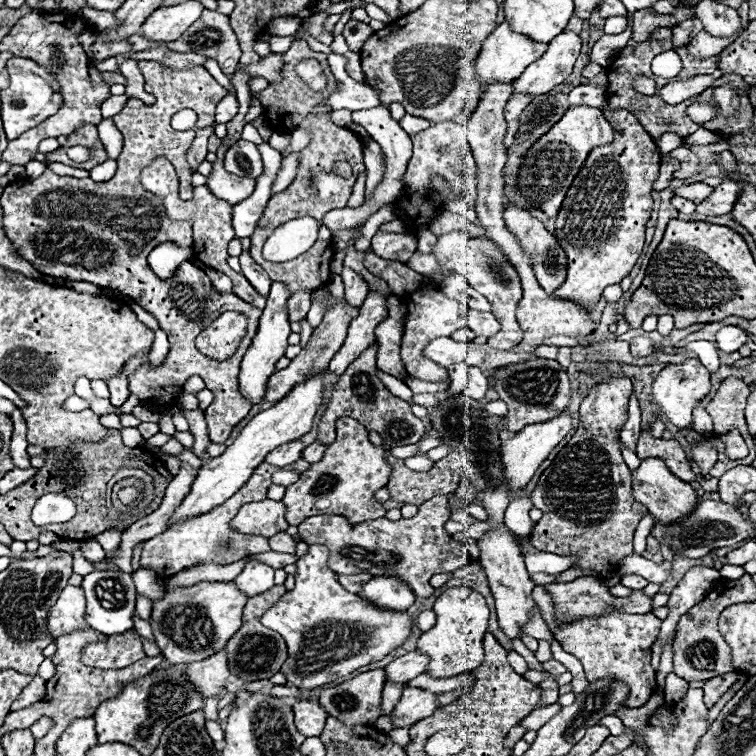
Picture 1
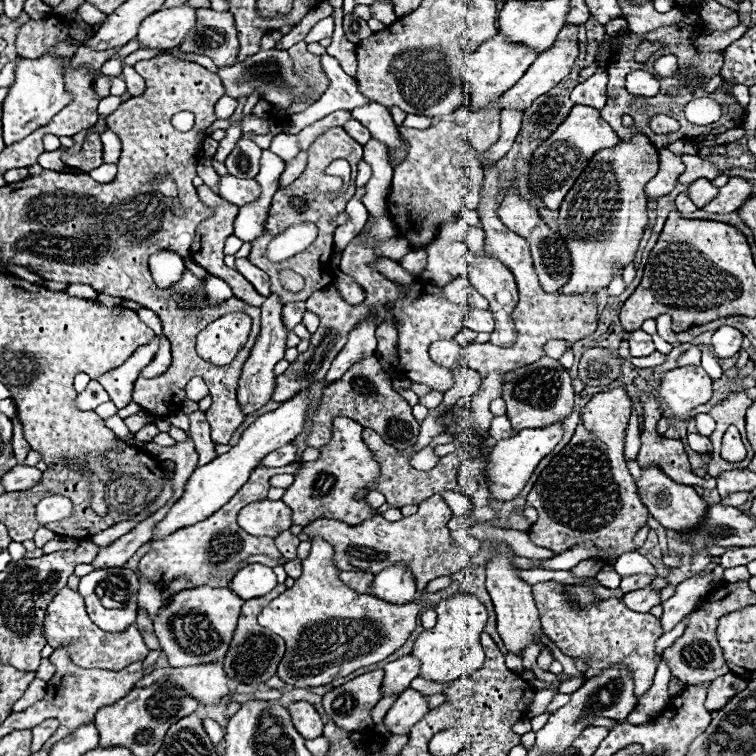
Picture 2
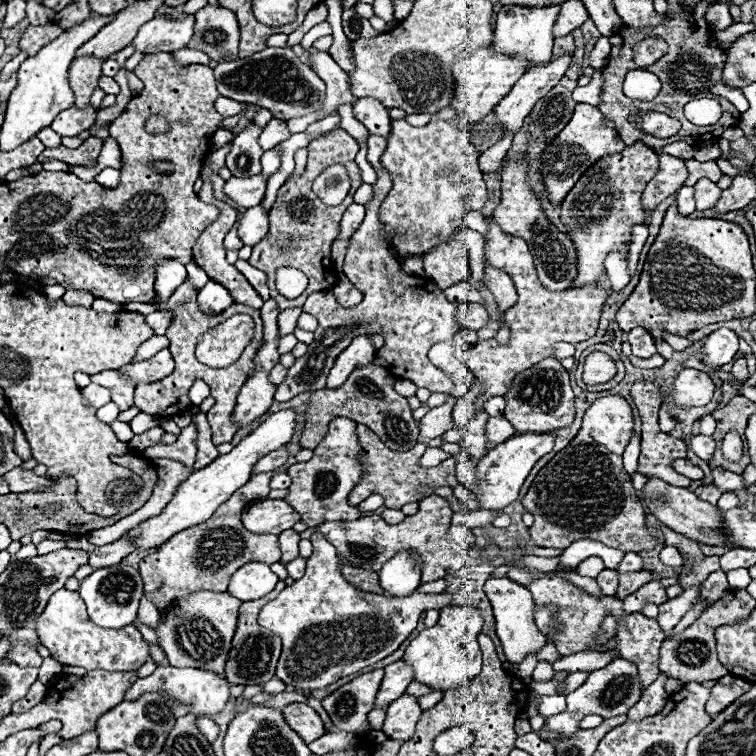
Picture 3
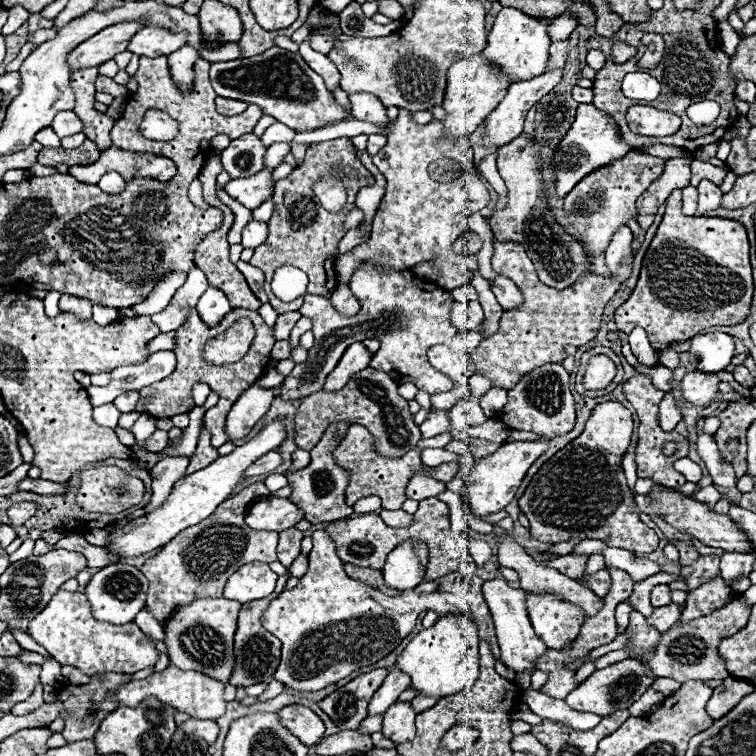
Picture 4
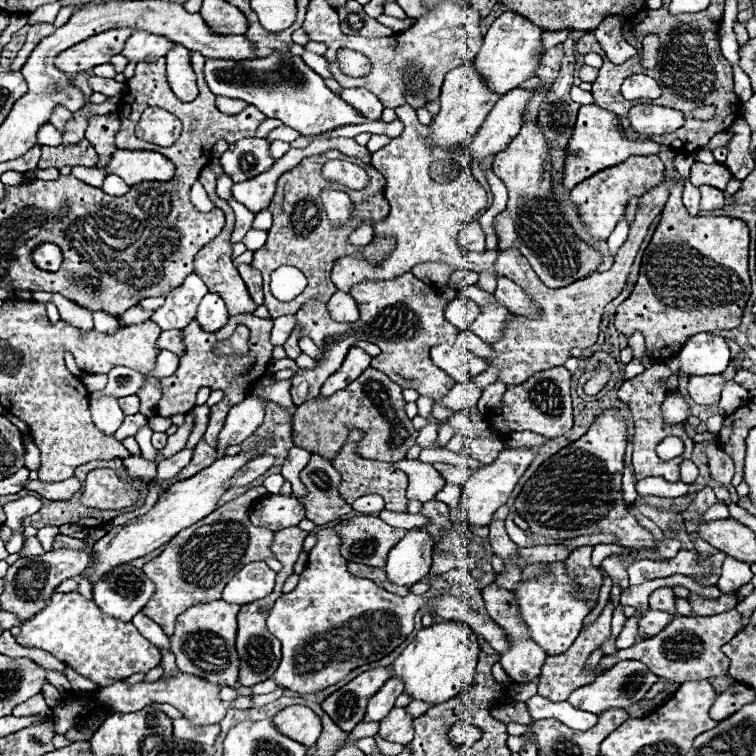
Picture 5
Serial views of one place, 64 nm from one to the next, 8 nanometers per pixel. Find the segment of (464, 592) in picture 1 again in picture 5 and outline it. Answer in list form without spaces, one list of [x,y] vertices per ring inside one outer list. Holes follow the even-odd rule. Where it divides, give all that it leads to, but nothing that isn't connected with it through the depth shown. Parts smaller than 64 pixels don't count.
[[[440,622],[440,630],[424,628],[406,646],[406,650],[392,662],[392,676],[404,680],[404,692],[422,702],[440,704],[454,698],[464,686],[470,686],[476,674],[480,644],[474,632],[456,622]]]

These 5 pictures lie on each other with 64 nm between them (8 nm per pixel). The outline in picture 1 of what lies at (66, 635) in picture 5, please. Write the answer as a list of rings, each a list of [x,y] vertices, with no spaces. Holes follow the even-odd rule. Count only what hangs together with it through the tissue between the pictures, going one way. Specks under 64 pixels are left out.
[[[66,586],[48,614],[48,632],[56,640],[60,634],[88,630],[84,622],[84,592],[80,586]],[[134,630],[118,636],[106,636],[102,642],[90,642],[82,652],[82,664],[104,670],[118,670],[144,658],[142,640]]]

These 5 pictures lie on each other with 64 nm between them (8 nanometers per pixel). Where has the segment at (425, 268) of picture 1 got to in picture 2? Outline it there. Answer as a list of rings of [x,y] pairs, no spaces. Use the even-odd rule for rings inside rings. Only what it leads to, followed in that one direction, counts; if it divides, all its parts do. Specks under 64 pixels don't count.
[[[424,250],[410,252],[410,254],[406,254],[402,260],[398,260],[398,264],[400,264],[406,272],[412,272],[412,274],[420,276],[422,270],[426,268],[426,252],[424,252]]]

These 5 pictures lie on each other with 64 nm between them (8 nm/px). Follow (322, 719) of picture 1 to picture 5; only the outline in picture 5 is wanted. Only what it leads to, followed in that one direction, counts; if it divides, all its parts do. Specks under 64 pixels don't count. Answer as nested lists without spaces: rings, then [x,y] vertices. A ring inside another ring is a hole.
[[[288,706],[272,718],[276,730],[288,734],[288,738],[300,742],[302,746],[312,746],[322,734],[320,718],[306,706]]]

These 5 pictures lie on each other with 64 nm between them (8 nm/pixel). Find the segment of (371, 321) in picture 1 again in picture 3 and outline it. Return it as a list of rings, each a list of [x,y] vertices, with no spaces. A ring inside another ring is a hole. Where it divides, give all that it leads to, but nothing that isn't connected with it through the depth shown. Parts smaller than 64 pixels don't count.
[[[358,336],[352,340],[352,344],[338,356],[334,362],[330,374],[328,374],[328,386],[342,386],[344,378],[356,368],[356,366],[366,366],[368,362],[374,360],[374,348],[368,340],[368,336]]]

